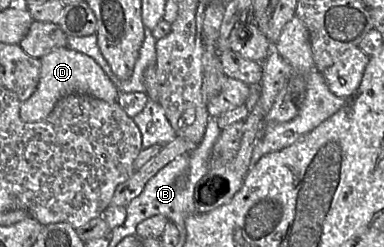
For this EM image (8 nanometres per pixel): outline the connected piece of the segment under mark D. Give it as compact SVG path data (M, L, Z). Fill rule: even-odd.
M60 47L45 54L40 60L41 72L38 86L20 106L20 118L24 122L42 121L52 112L62 97L72 93L87 94L110 103L117 102L120 91L90 56L69 47Z

